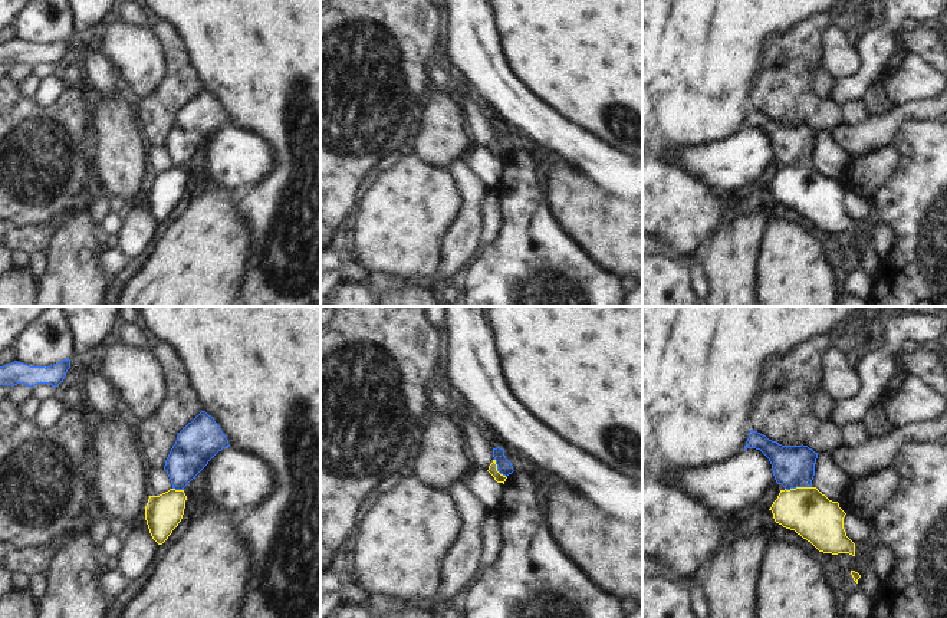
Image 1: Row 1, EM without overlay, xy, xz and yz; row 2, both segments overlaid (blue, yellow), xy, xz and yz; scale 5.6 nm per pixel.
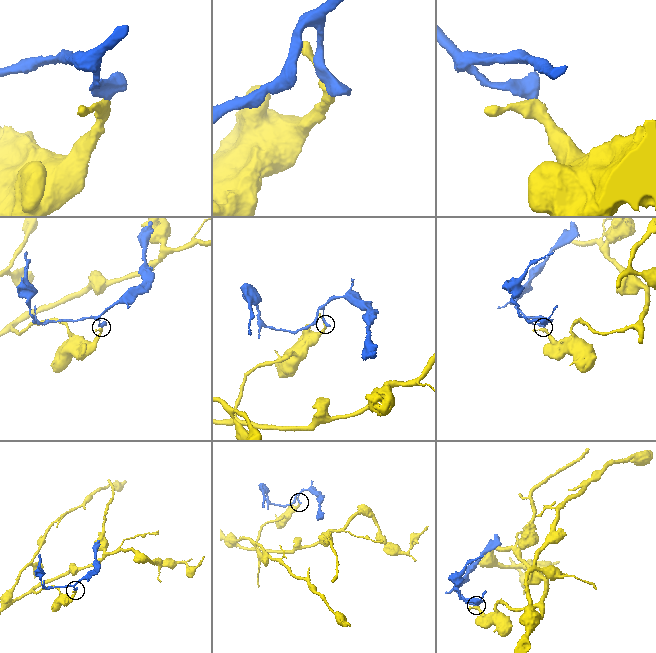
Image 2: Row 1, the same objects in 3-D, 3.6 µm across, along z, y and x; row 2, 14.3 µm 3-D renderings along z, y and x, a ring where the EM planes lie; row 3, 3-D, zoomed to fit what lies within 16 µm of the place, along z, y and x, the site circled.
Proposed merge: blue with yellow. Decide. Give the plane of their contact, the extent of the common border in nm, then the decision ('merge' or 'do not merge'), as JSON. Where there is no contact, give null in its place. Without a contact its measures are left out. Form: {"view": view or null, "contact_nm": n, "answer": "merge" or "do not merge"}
{"view": "yz", "contact_nm": 150, "answer": "do not merge"}

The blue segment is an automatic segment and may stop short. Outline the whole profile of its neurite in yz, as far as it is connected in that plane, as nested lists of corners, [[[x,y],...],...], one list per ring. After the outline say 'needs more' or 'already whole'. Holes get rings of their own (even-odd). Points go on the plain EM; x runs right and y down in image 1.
[[[750,108],[744,128],[760,128],[770,139],[777,162],[786,168],[812,165],[818,131],[808,124],[782,124]]]; already whole

